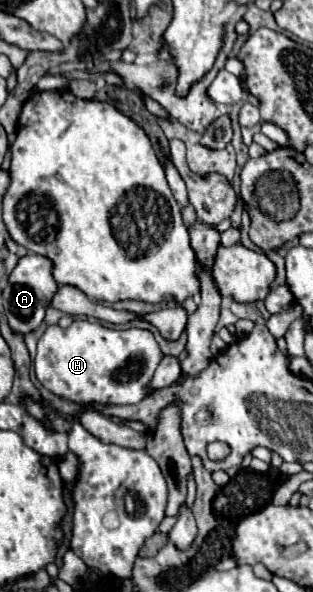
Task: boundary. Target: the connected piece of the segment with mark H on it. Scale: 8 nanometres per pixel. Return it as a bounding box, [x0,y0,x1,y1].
[34,320,162,404]

